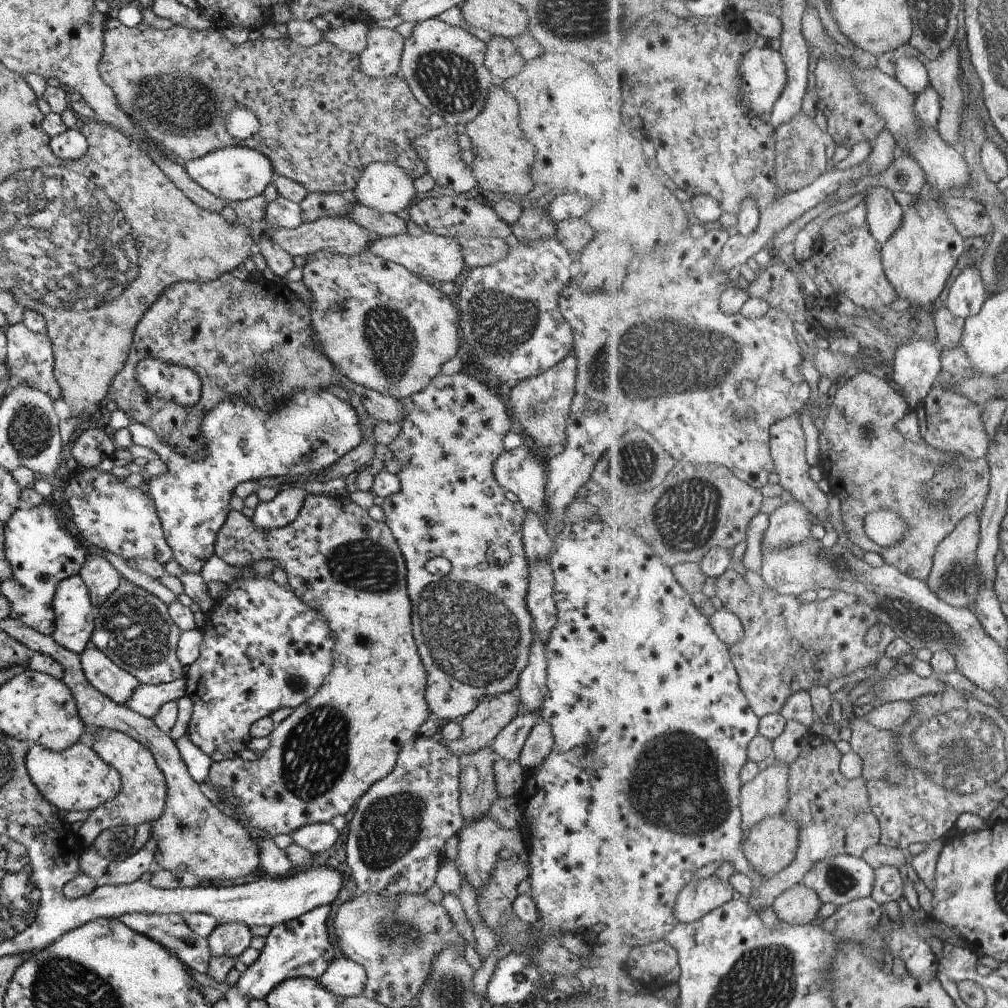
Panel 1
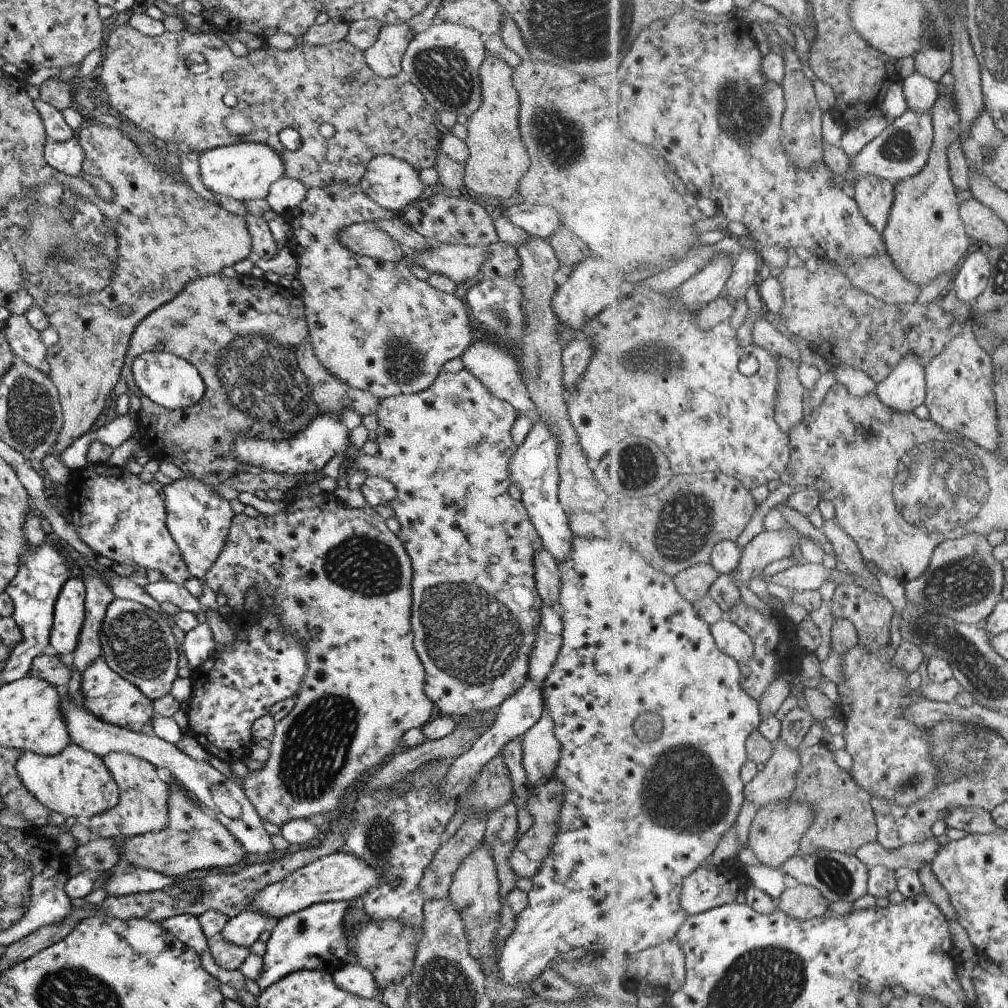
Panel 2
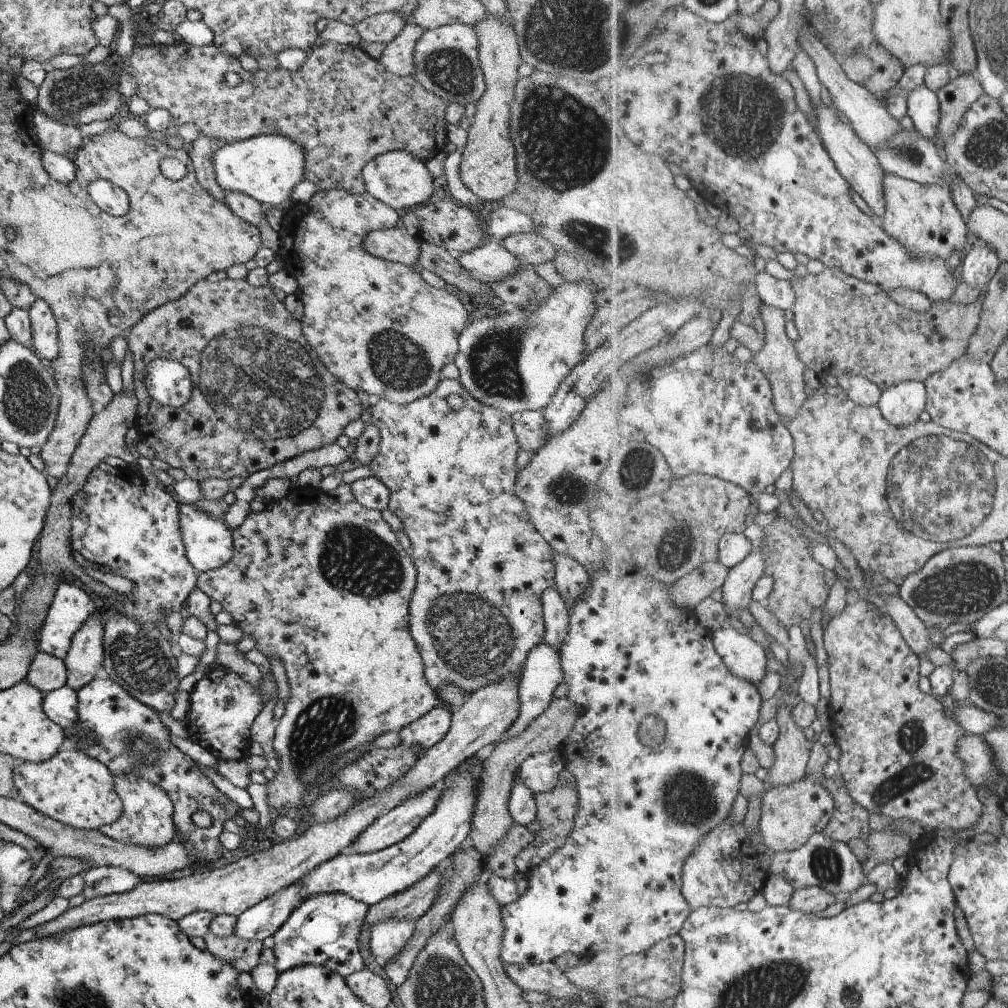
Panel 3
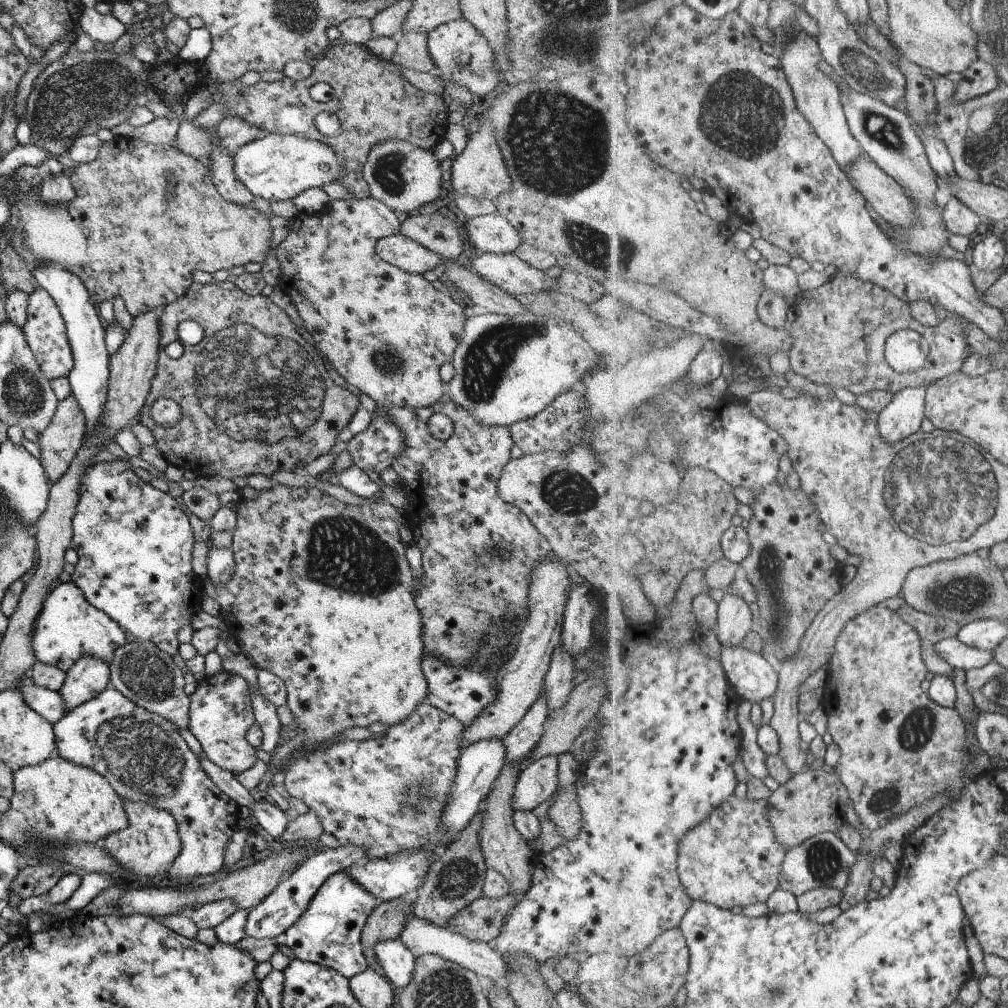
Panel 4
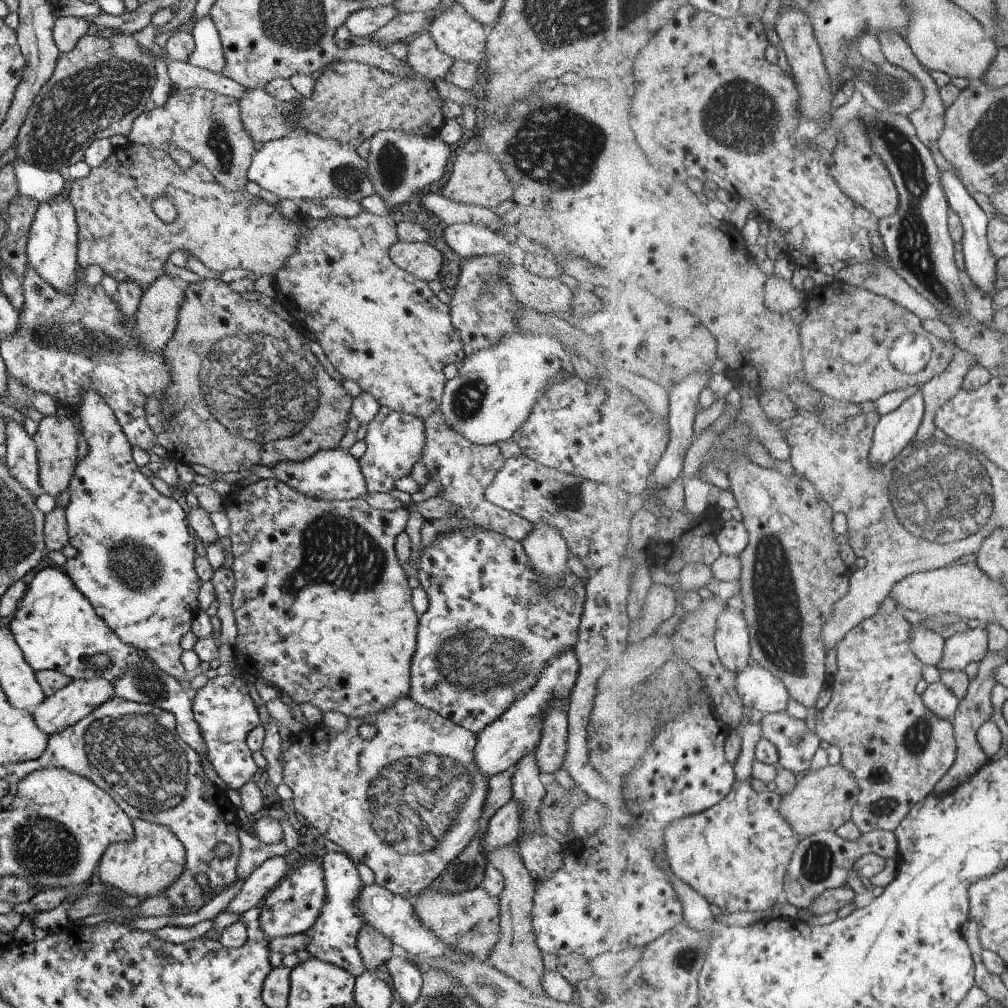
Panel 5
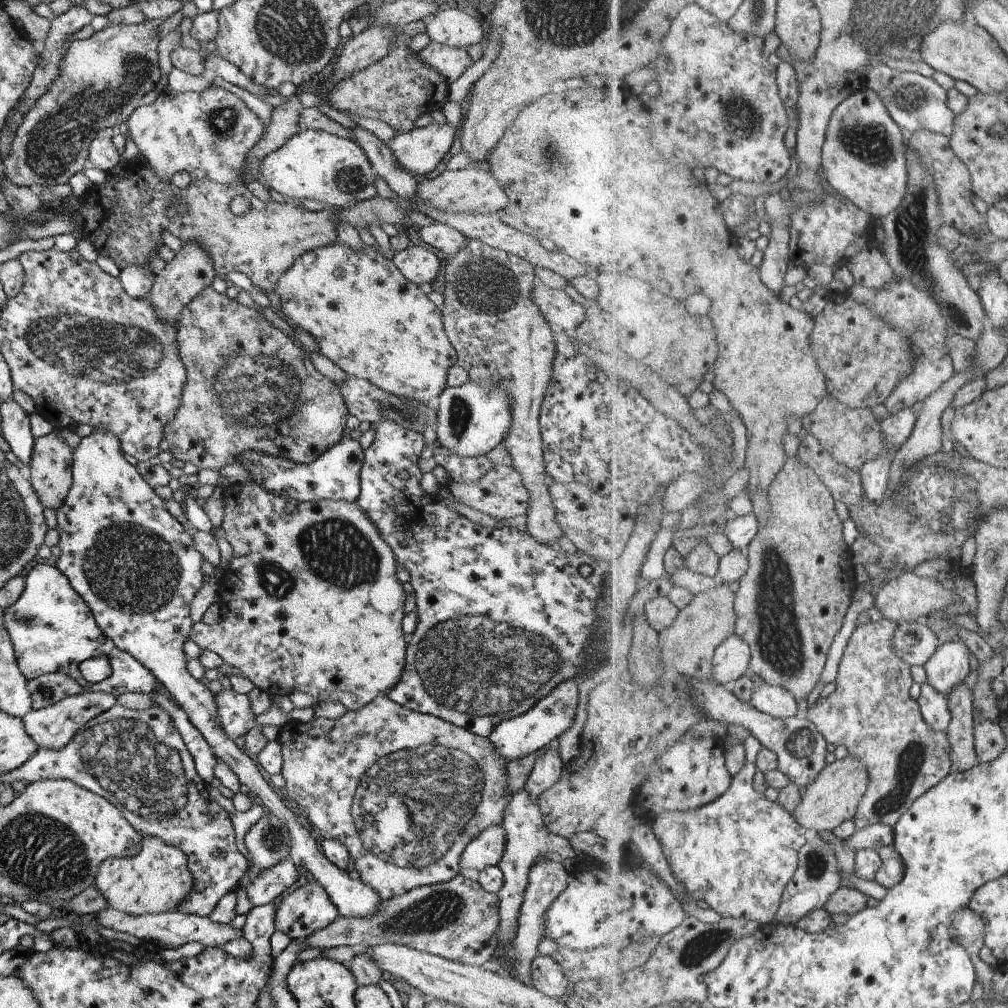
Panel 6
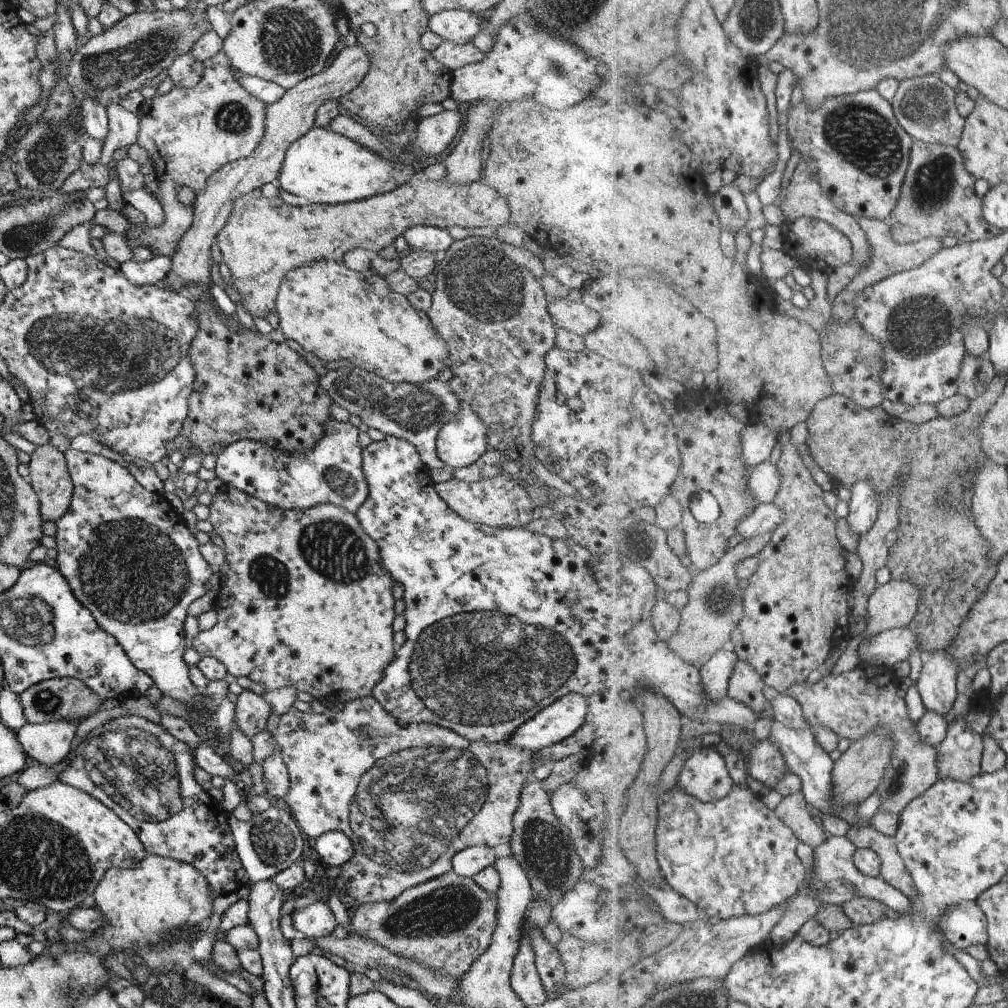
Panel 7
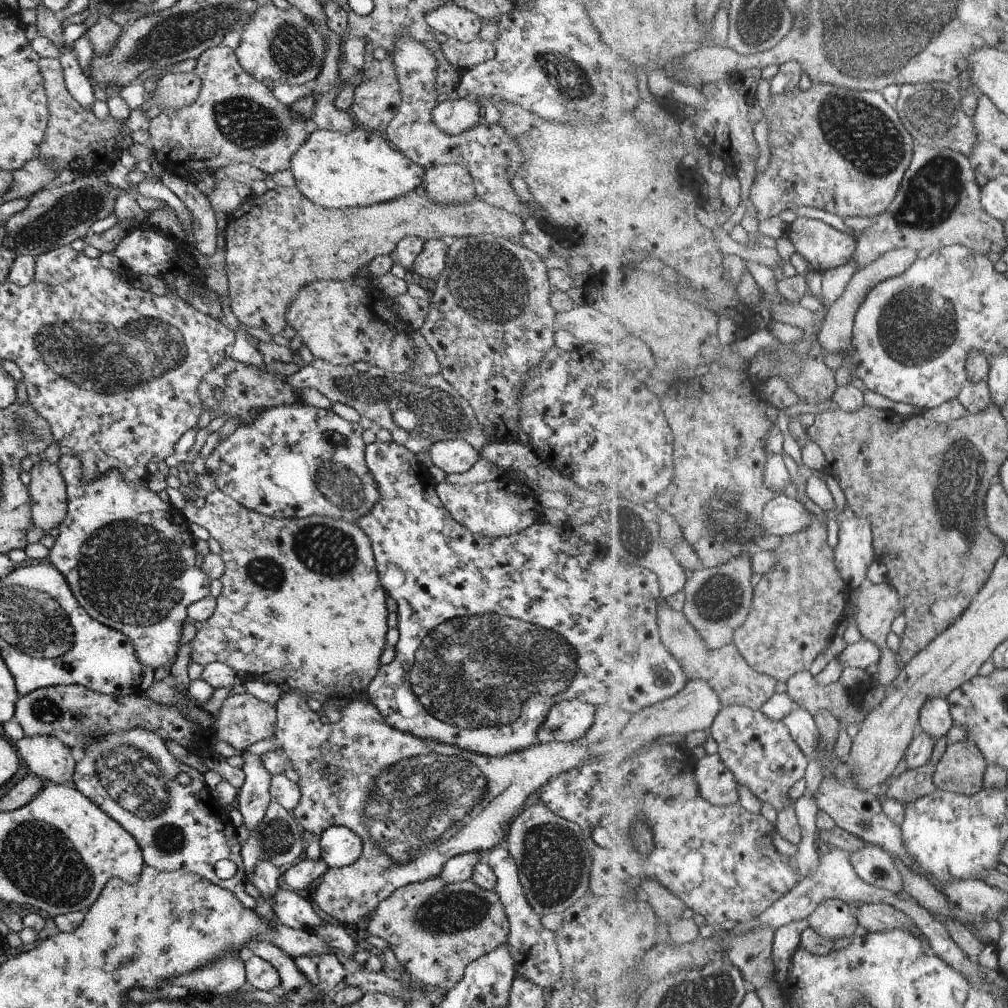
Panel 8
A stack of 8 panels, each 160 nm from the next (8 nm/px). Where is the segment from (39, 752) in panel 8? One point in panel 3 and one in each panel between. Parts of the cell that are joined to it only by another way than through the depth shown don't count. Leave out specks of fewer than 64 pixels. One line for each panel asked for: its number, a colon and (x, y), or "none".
3: (83, 661)
4: (87, 676)
5: (74, 701)
6: (53, 727)
7: (48, 743)

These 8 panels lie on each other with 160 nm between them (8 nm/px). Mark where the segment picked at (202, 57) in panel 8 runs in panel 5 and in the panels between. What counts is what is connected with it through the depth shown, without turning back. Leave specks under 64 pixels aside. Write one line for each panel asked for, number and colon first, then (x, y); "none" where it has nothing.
5: (206, 125)
6: (206, 134)
7: (188, 134)

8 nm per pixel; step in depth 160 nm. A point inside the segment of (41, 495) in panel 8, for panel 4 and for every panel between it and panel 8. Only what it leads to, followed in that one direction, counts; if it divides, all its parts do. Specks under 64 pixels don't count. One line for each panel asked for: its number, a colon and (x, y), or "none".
4: (63, 436)
5: (55, 439)
6: (49, 465)
7: (48, 476)

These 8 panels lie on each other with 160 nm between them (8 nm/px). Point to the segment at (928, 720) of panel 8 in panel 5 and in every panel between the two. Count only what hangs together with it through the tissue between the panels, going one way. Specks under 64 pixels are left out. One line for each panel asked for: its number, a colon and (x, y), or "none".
5: (972, 646)
6: (950, 665)
7: (937, 684)

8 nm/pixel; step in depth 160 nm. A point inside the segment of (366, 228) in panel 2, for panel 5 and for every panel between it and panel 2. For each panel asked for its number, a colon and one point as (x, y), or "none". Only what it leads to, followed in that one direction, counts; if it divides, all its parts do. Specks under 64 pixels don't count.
3: (389, 244)
4: (397, 250)
5: (422, 260)

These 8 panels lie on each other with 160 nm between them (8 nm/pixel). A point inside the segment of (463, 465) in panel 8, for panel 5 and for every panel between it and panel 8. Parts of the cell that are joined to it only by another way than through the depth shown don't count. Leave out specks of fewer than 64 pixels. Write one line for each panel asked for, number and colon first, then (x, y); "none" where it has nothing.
5: (495, 390)
6: (469, 421)
7: (460, 442)

